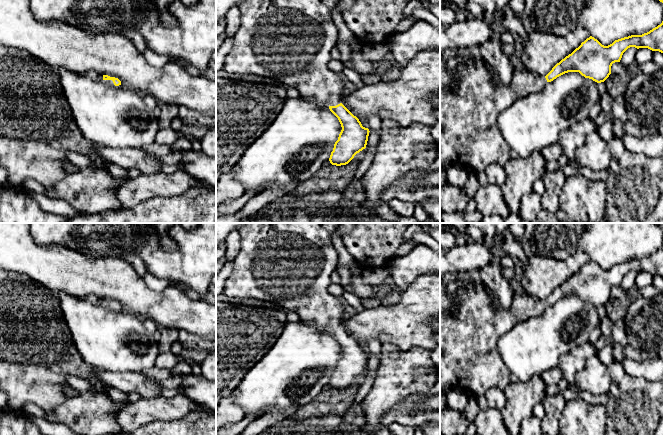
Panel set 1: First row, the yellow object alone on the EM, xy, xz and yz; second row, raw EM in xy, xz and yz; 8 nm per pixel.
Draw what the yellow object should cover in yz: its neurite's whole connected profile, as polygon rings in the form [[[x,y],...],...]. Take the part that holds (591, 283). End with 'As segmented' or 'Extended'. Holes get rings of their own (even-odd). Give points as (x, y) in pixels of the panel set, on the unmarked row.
[[[664,243],[647,257],[624,261],[608,270],[590,260],[557,287],[545,301],[530,298],[525,292],[513,294],[509,309],[503,309],[501,306],[494,308],[482,285],[469,283],[450,296],[446,292],[446,283],[440,279],[440,411],[447,406],[447,393],[453,389],[462,390],[469,399],[476,400],[494,387],[503,390],[511,382],[510,372],[501,360],[497,344],[500,337],[516,324],[542,314],[547,306],[568,296],[579,296],[597,307],[604,306],[611,298],[612,288],[620,286],[623,277],[630,271],[648,272],[664,277]],[[453,304],[458,305],[458,311],[454,316],[450,316],[448,311]]]. Extended

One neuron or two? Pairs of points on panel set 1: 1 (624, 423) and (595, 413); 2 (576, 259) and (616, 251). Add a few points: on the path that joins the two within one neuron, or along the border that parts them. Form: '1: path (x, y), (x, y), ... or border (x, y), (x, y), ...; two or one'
1: border (603, 405), (605, 407), (605, 424); two
2: border (590, 258), (582, 251), (577, 250), (565, 260); two

